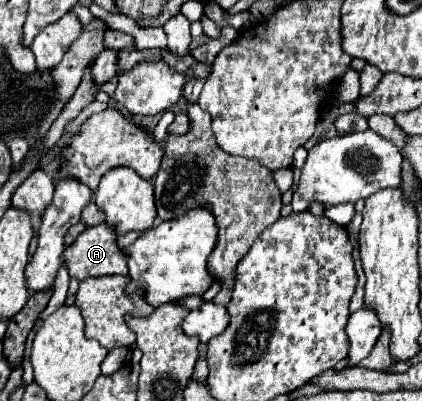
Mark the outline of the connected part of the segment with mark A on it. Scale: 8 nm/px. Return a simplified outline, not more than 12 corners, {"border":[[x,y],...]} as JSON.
{"border":[[87,228],[63,260],[77,280],[127,274],[115,228]]}

